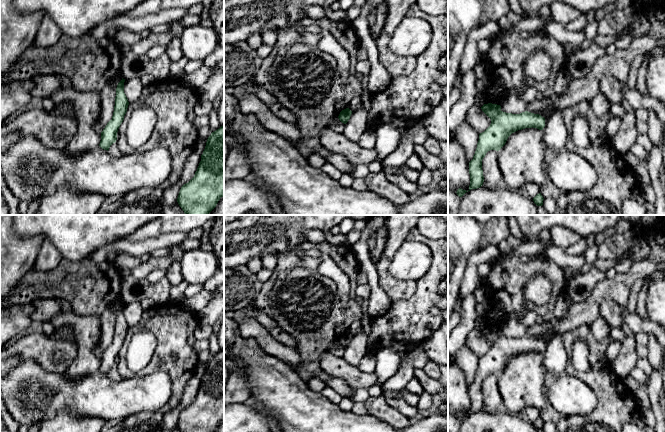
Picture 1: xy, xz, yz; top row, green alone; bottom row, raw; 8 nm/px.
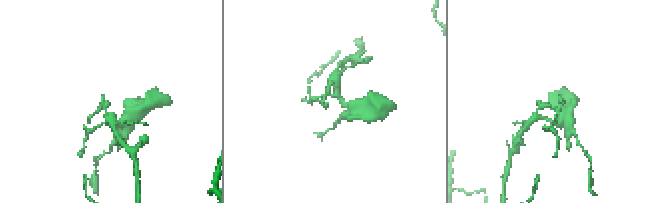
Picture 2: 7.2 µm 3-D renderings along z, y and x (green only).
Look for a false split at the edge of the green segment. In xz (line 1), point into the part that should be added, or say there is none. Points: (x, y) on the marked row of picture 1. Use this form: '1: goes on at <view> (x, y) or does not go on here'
1: does not go on here

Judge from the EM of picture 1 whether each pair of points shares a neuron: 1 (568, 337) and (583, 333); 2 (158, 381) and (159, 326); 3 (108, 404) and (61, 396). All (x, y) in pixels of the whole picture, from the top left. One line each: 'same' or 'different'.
1: same
2: different
3: same

